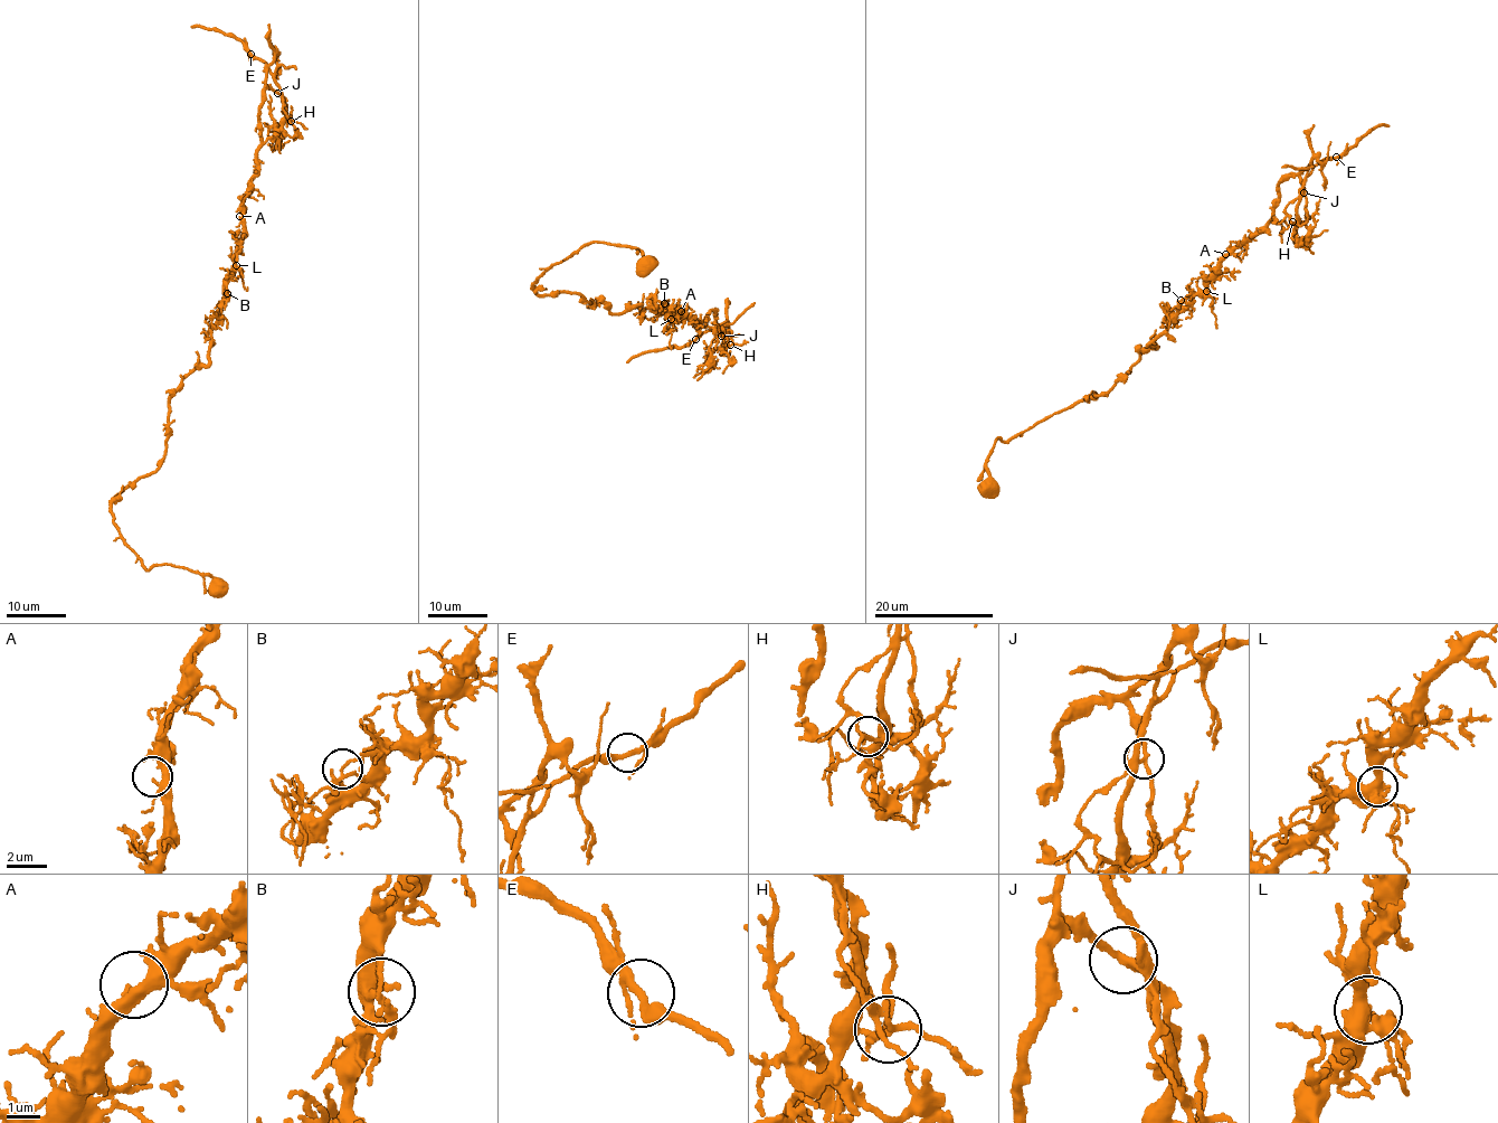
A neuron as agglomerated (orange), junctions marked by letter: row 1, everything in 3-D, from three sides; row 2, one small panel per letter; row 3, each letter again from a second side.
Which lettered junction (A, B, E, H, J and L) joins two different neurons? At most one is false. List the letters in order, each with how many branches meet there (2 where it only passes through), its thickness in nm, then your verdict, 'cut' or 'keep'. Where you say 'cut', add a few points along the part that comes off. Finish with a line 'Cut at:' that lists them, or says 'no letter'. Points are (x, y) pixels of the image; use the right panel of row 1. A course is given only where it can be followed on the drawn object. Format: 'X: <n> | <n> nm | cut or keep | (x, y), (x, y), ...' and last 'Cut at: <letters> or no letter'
A: 3 | 220 nm | keep
B: 5 | 110 nm | keep
E: 3 | 220 nm | keep
H: 4 | 160 nm | keep
J: 5 | 220 nm | cut | (1304, 191), (1305, 178), (1319, 162), (1345, 153), (1371, 128), (1380, 123), (1389, 126)
L: 5 | 440 nm | keep
Cut at: J

